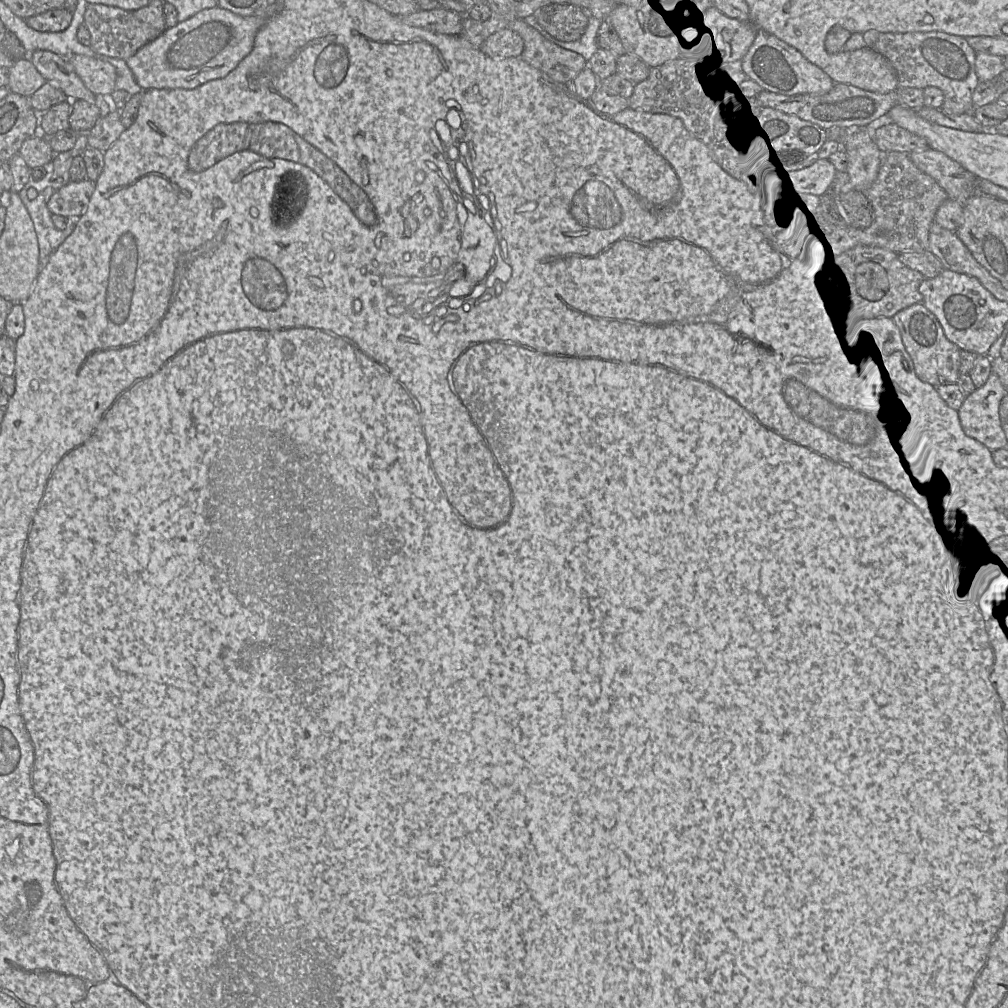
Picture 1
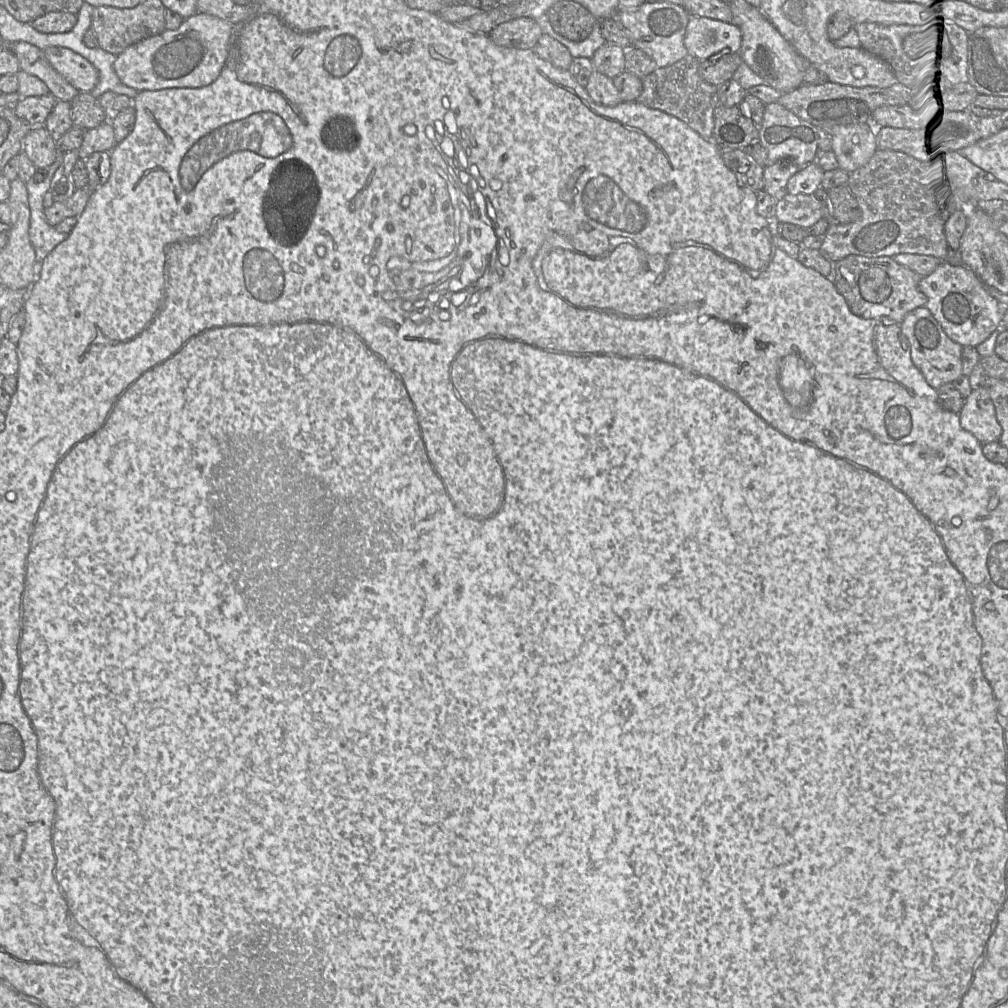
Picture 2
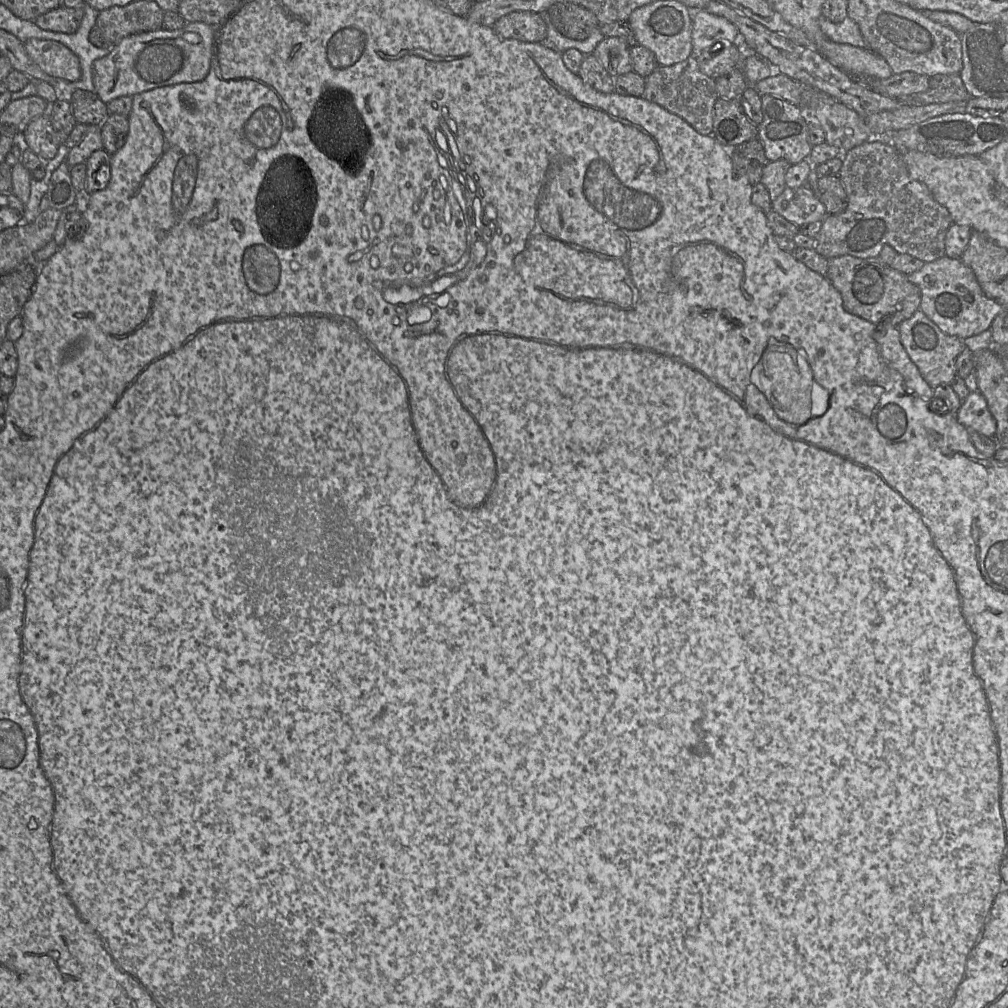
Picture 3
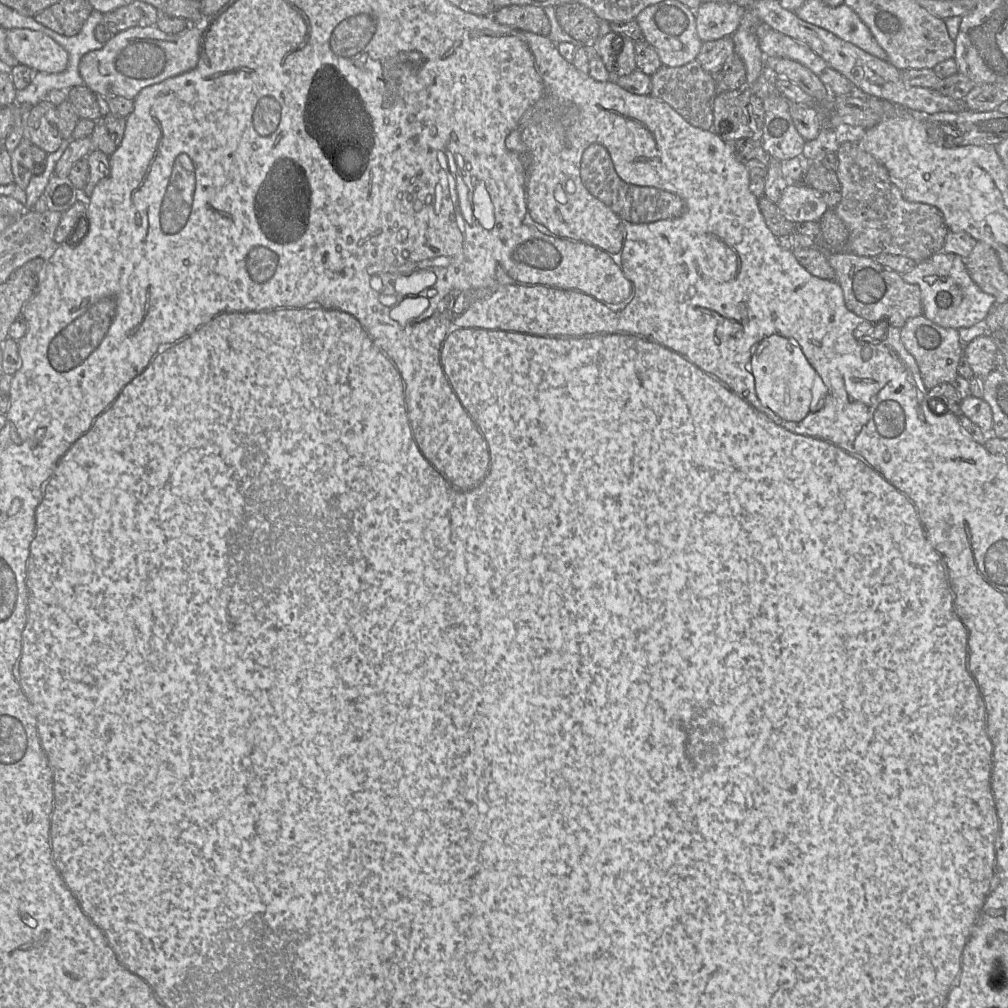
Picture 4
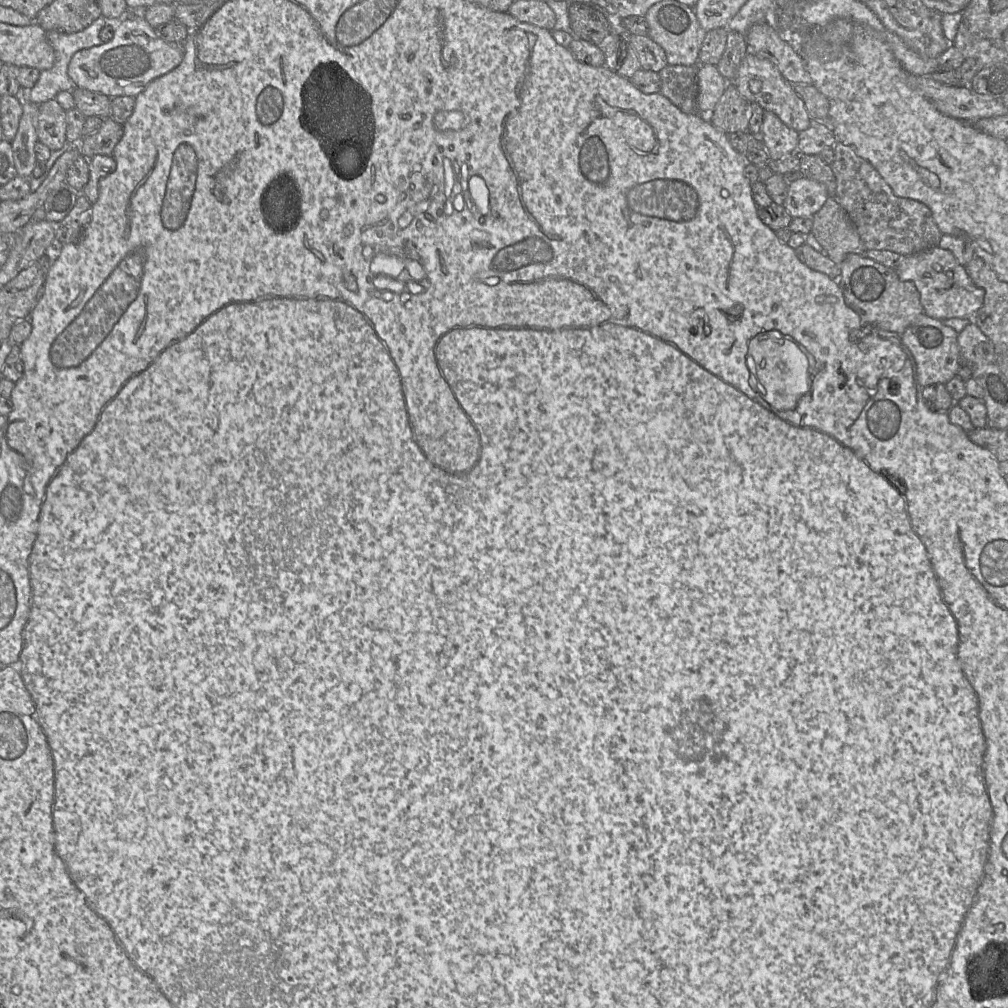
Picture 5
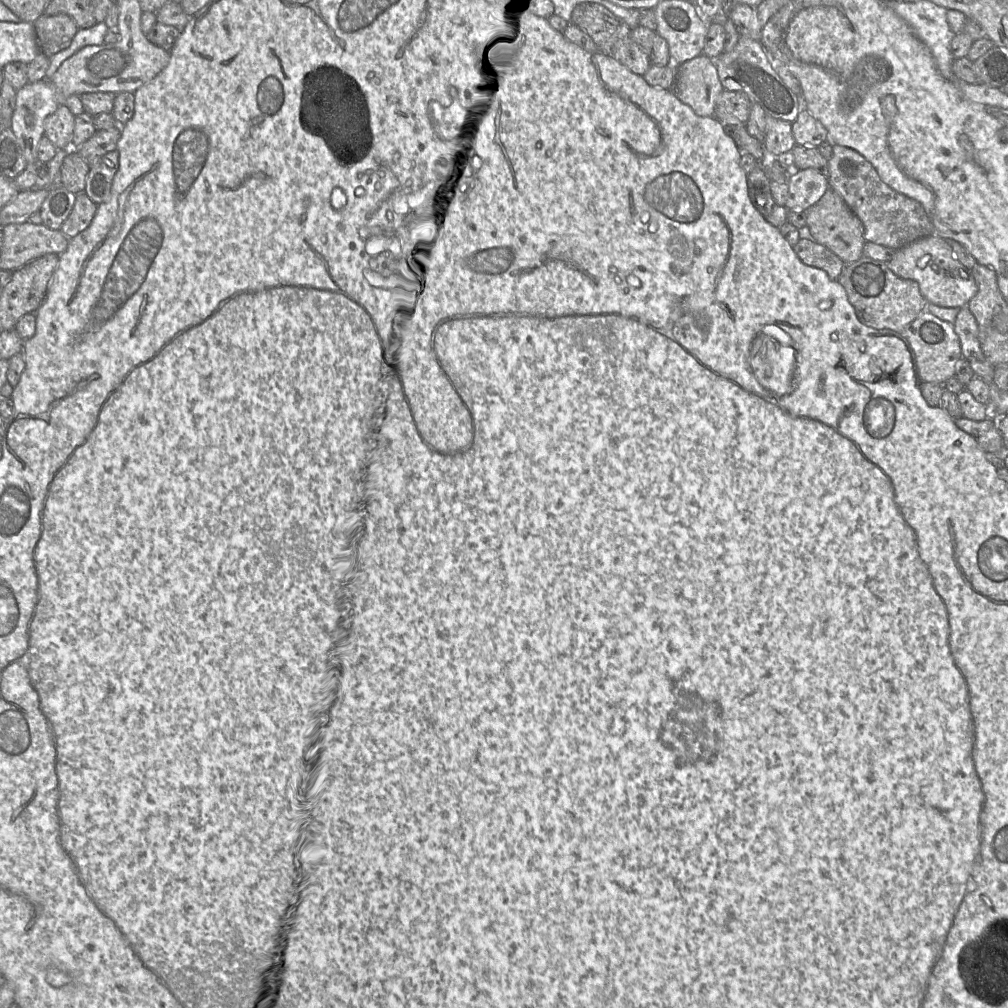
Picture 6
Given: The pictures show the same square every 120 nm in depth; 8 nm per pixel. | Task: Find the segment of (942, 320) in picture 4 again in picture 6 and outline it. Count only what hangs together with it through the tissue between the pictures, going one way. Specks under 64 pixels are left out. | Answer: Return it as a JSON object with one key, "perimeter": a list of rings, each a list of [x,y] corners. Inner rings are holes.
{"perimeter":[[[937,235],[901,247],[885,264],[898,277],[916,281],[925,300],[940,307],[965,307],[978,291],[971,271],[957,260],[948,241]]]}

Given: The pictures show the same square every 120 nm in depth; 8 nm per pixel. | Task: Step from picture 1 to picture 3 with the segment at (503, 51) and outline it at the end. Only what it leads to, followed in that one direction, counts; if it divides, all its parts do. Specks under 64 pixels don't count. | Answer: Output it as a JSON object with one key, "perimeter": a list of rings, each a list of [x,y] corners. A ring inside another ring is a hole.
{"perimeter":[[[530,11],[511,12],[492,25],[494,33],[503,39],[522,42],[542,42],[547,28],[539,13]]]}

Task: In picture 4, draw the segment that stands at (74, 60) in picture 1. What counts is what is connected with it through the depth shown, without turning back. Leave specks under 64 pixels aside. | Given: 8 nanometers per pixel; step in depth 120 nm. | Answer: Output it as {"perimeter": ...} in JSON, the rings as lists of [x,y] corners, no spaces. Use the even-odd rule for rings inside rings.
{"perimeter":[[[6,30],[6,43],[17,63],[35,72],[55,74],[68,66],[67,51],[40,31]]]}

